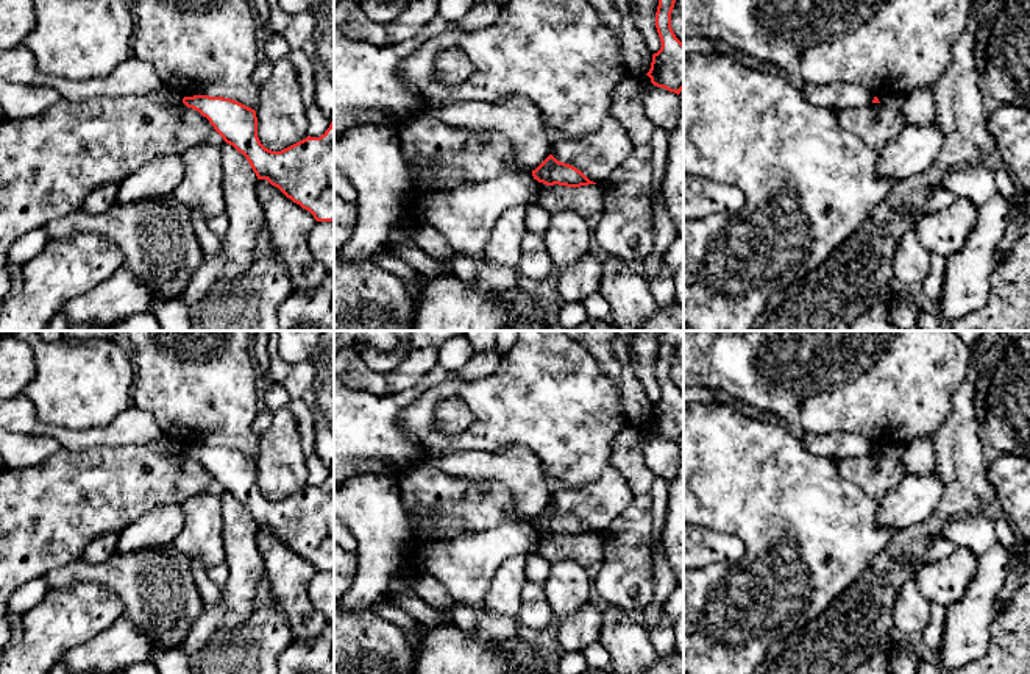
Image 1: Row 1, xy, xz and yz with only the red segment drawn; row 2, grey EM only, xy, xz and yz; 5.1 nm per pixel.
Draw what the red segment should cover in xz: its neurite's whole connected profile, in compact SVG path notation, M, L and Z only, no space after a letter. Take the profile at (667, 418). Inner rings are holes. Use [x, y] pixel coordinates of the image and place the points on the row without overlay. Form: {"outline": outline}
{"outline": "M659 331L655 378L662 396L652 404L651 418L646 423L654 435L677 445L684 438L684 393L671 378L671 362L680 345L684 345L684 331Z"}

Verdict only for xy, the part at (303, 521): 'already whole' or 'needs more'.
already whole

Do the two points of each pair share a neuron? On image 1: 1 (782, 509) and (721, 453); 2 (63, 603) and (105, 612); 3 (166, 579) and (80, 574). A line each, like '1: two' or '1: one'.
1: one
2: one
3: one

